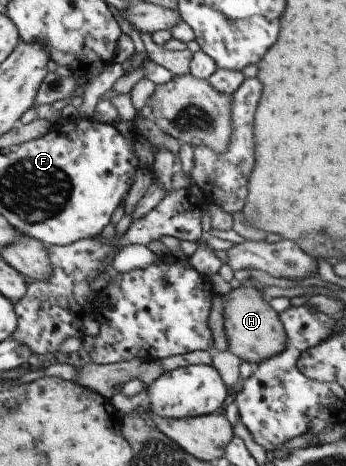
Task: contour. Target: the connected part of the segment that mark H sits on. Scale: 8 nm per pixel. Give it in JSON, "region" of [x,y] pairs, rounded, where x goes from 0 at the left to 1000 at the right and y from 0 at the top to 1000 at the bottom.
{"region":[[[720,594],[688,618],[647,635],[647,697],[659,719],[662,753],[734,785],[763,779],[792,762],[812,760],[832,742],[827,702],[812,672],[801,672],[777,642],[760,637],[746,607]]]}

